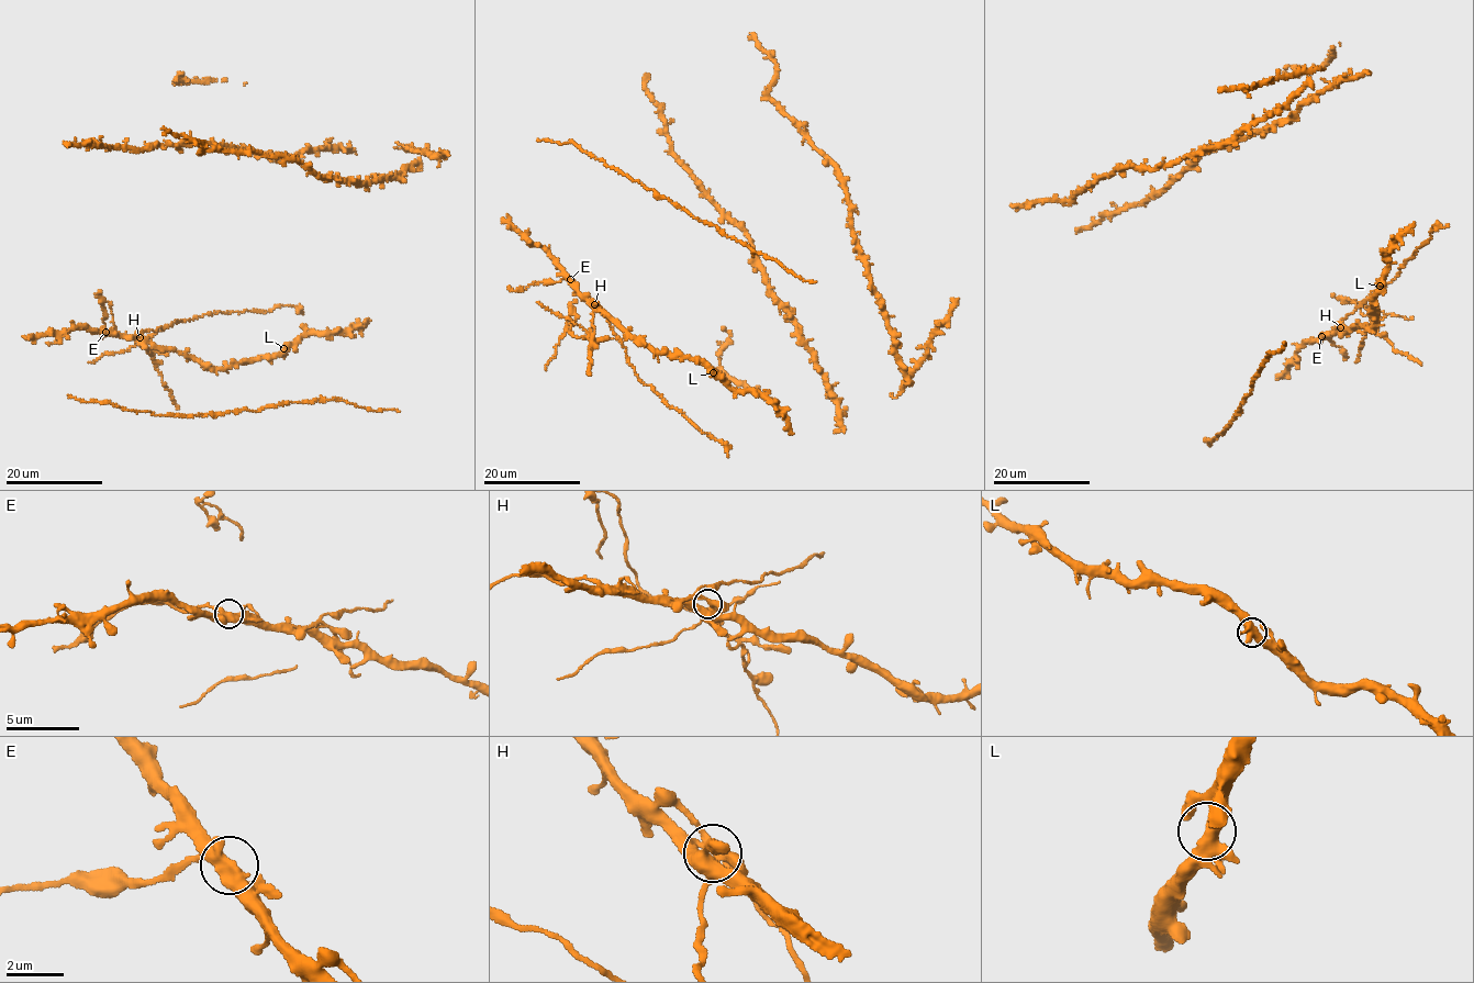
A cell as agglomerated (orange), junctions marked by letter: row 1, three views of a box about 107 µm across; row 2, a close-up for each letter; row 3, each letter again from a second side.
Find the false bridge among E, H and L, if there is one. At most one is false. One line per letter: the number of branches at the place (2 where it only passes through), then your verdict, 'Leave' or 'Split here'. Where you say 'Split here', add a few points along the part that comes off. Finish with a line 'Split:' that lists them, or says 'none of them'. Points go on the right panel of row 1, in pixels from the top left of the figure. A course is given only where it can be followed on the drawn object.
E: Branches: 3. Leave
H: Branches: 3. Split here. Course of the part to remove: (1340, 327), (1362, 333), (1377, 331), (1375, 323), (1347, 299), (1387, 314), (1411, 317)
L: Branches: 3. Leave
Split: H

